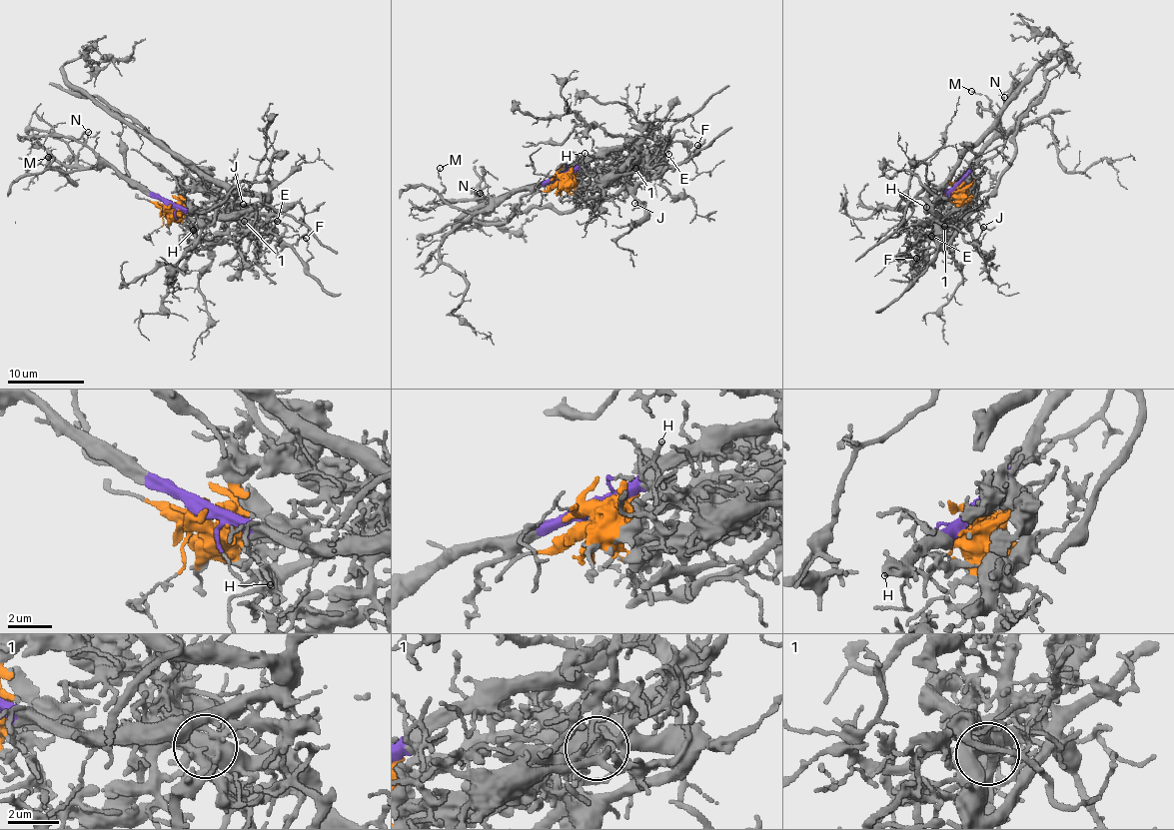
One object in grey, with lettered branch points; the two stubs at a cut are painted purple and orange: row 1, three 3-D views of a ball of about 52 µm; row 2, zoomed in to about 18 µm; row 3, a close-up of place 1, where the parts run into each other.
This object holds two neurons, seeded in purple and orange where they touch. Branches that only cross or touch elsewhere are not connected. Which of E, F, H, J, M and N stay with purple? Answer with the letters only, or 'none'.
M, N

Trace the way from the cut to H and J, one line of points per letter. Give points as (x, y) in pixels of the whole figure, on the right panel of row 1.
H: (958, 184), (958, 196), (954, 201), (926, 207)
J: (958, 184), (960, 220), (954, 225), (964, 224), (976, 239), (983, 227)

